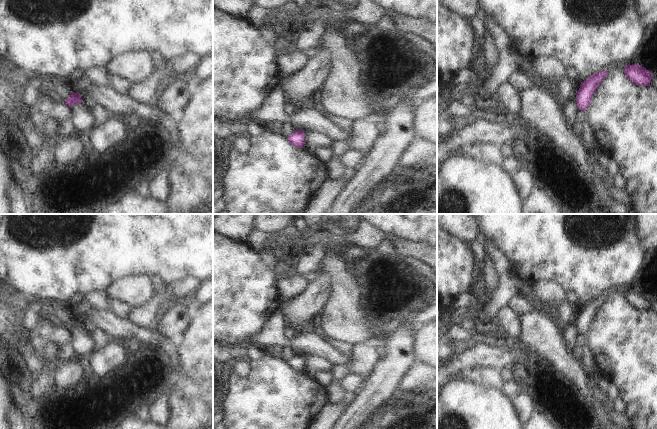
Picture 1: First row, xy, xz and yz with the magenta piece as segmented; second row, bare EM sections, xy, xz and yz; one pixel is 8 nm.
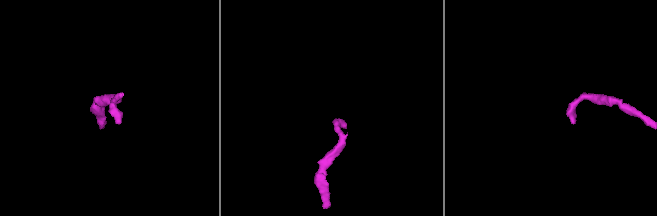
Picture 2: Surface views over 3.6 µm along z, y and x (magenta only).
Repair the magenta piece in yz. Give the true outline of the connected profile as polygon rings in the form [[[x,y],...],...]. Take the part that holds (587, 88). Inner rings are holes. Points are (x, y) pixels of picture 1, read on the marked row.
[[[607,69],[602,70],[599,73],[592,74],[586,81],[581,82],[580,88],[576,94],[576,103],[579,110],[587,110],[597,87],[605,79],[606,76]]]

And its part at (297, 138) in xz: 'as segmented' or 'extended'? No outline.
as segmented

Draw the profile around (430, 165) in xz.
[[[437,158],[428,159],[425,162],[423,169],[437,175]]]

